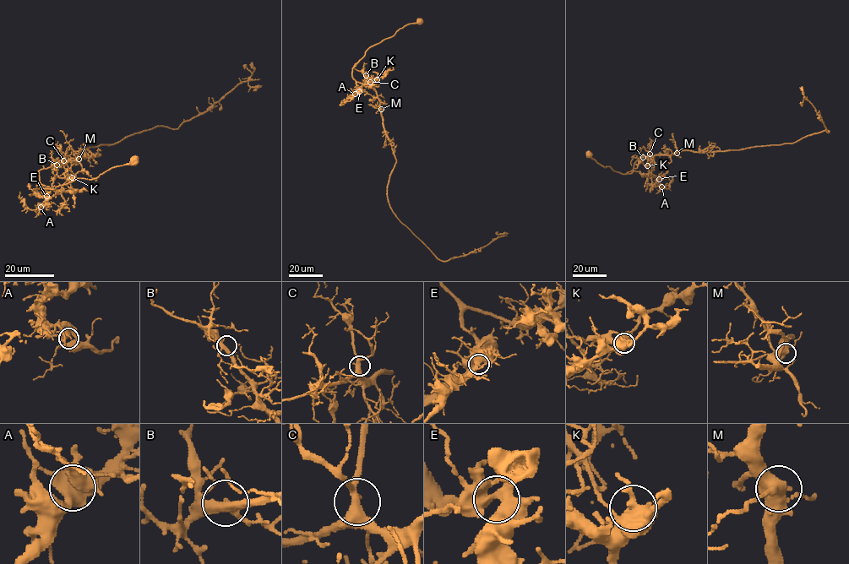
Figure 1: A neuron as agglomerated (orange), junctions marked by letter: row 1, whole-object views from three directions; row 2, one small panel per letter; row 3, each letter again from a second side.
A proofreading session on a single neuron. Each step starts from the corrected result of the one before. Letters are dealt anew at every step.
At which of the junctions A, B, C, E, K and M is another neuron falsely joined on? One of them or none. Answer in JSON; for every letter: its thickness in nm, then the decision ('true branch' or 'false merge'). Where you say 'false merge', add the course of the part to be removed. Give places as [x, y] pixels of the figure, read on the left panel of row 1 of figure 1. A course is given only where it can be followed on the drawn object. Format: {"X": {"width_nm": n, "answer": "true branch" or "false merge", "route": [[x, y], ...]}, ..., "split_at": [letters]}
{"A": {"width_nm": 440, "answer": "true branch"}, "B": {"width_nm": 300, "answer": "true branch"}, "C": {"width_nm": 360, "answer": "true branch"}, "E": {"width_nm": 400, "answer": "true branch"}, "K": {"width_nm": 420, "answer": "false merge", "route": [[72, 177], [68, 162], [100, 154], [87, 148], [158, 126], [176, 129], [205, 112], [252, 74], [246, 64]]}, "M": {"width_nm": 420, "answer": "true branch"}, "split_at": ["K"]}

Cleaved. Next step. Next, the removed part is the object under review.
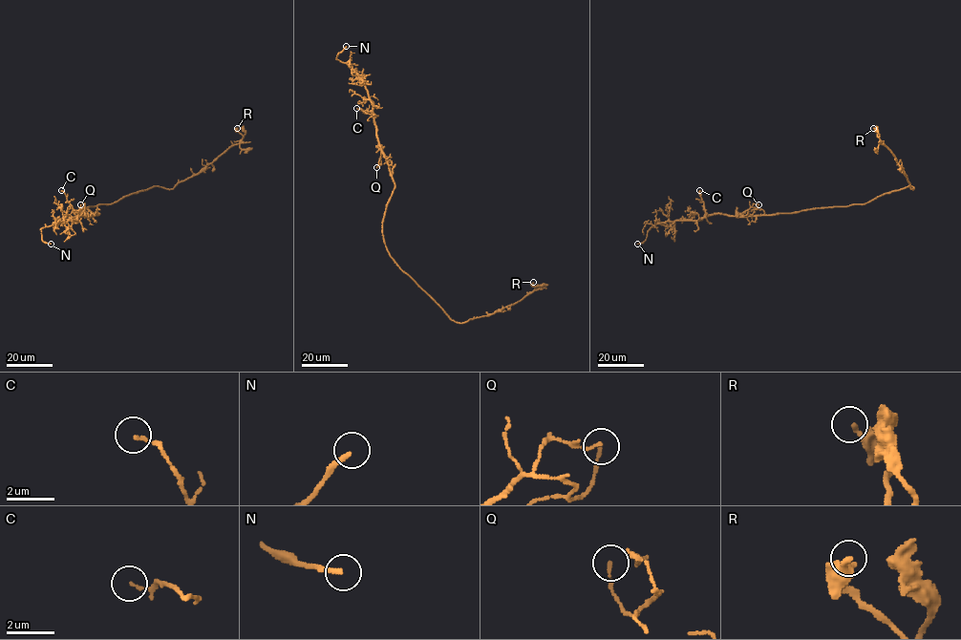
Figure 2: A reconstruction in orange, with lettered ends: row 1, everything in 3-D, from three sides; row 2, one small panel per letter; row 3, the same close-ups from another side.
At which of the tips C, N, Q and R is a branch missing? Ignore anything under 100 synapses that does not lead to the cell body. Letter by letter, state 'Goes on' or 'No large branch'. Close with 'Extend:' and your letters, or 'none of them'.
C: No large branch
N: Goes on
Q: No large branch
R: No large branch
Extend: N

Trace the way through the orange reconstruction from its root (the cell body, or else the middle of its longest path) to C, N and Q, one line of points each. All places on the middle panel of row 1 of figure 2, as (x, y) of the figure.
C: (384, 241), (382, 220), (395, 182), (386, 157), (380, 149), (373, 116), (356, 108)
N: (384, 241), (382, 220), (395, 182), (380, 149), (365, 85), (348, 64), (336, 58), (346, 46)
Q: (384, 241), (382, 220), (395, 182), (381, 150), (381, 163), (376, 167)

